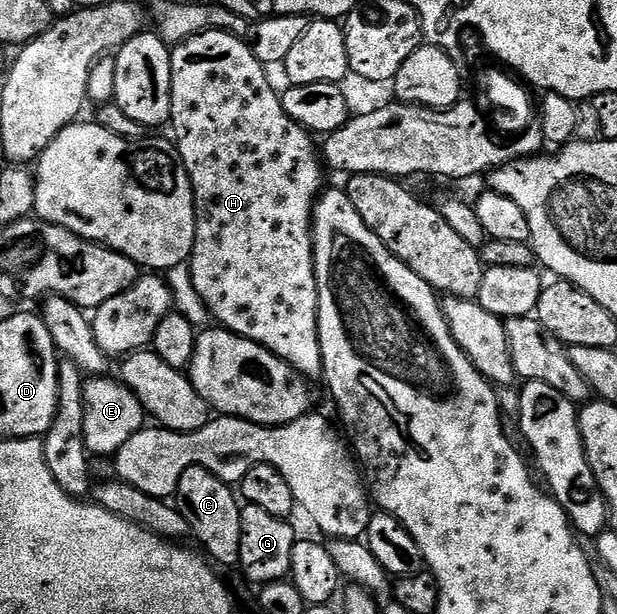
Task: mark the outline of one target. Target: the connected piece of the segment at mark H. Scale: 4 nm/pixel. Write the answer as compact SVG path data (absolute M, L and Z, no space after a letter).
M219 29L200 31L197 35L191 35L185 39L184 42L175 44L171 48L171 53L170 113L172 118L170 128L172 127L173 131L171 134L174 136L174 142L180 151L182 161L186 165L186 173L192 182L192 196L196 202L196 240L192 246L190 260L194 289L198 289L198 297L202 297L202 301L208 307L209 316L219 326L262 345L279 359L285 359L301 375L319 376L323 372L324 362L318 329L318 285L316 284L316 262L312 252L312 210L316 208L316 201L320 198L322 188L325 186L323 185L325 168L322 166L322 155L318 150L318 143L315 143L317 140L302 125L298 125L298 121L294 121L290 113L286 113L282 95L270 87L270 82L264 72L264 64L258 61L258 57L254 57L251 46L241 36Z

